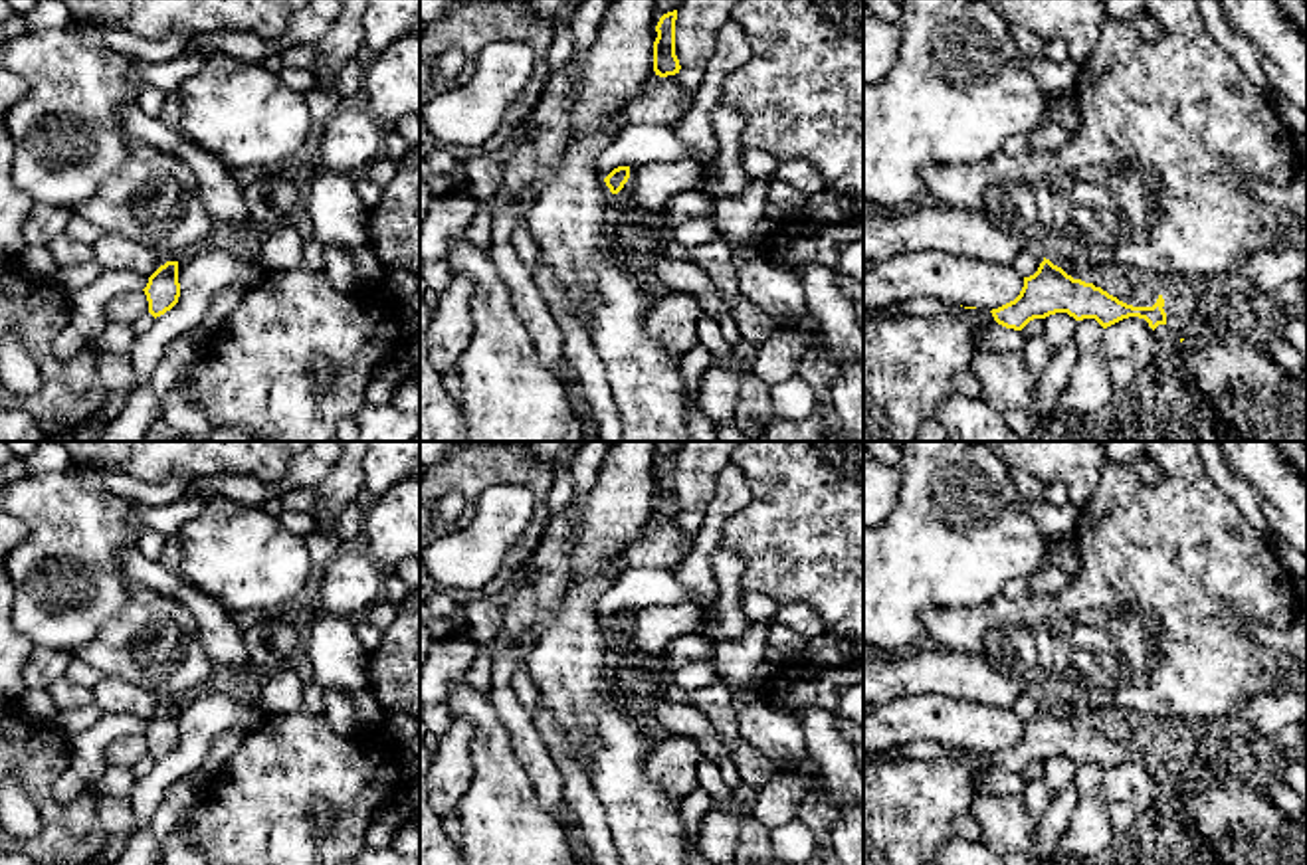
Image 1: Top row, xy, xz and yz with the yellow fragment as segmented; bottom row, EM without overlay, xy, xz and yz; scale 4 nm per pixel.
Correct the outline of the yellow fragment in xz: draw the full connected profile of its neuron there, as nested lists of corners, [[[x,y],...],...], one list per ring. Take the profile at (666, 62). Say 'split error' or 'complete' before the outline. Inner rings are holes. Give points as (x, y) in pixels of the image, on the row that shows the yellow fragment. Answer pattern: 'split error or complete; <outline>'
complete; [[[677,10],[663,14],[655,26],[654,71],[659,77],[675,75],[681,69],[675,55],[675,20]]]

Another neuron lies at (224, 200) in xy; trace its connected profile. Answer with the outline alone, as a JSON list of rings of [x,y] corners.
[[[137,103],[121,109],[121,123],[127,137],[170,150],[194,172],[200,202],[214,224],[250,222],[244,188],[218,156],[166,127],[158,117],[149,117]]]

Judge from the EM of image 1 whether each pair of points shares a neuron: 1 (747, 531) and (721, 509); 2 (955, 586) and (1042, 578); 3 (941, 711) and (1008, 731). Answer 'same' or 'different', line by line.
1: different
2: different
3: same

